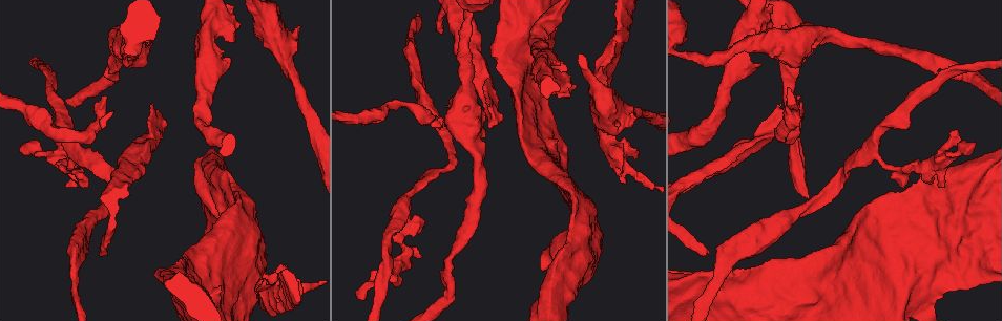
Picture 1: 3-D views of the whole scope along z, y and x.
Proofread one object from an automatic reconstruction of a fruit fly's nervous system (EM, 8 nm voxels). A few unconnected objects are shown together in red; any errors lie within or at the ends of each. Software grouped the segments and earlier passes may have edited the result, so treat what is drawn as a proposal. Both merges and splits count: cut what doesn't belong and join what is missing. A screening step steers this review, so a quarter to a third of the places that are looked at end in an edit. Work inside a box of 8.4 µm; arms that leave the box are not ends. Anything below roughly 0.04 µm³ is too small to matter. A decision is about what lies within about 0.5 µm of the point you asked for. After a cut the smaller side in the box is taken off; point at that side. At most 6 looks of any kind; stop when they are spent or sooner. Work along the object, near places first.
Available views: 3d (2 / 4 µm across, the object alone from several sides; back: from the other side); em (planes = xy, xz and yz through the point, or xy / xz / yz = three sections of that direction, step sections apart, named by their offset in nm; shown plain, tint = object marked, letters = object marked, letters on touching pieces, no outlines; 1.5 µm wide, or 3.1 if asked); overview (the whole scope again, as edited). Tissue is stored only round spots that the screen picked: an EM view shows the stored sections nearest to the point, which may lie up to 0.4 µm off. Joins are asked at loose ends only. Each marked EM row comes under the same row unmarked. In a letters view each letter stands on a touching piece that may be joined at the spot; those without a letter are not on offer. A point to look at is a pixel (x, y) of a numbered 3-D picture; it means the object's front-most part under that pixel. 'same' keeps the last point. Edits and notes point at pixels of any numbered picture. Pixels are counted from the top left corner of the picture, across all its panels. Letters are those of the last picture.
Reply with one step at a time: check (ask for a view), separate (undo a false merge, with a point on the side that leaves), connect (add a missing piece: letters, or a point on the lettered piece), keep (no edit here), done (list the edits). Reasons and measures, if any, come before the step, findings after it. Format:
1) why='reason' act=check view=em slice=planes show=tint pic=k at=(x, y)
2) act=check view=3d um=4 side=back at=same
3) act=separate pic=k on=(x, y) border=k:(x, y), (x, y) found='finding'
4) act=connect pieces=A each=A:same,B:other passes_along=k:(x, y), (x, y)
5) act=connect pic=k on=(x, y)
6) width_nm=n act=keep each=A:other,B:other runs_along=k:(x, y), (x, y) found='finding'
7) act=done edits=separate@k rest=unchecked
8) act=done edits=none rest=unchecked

why='calibre changes' act=check view=3d um=4 pic=1 at=(469, 132)

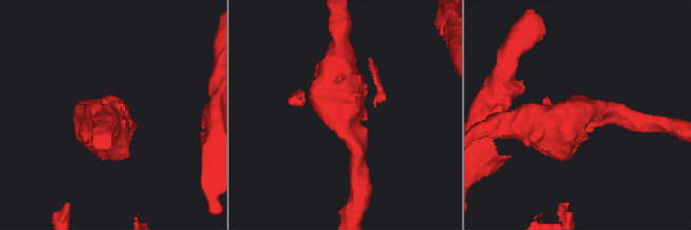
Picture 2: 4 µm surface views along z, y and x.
act=check view=em slice=planes show=letters pic=2 at=(584, 107)

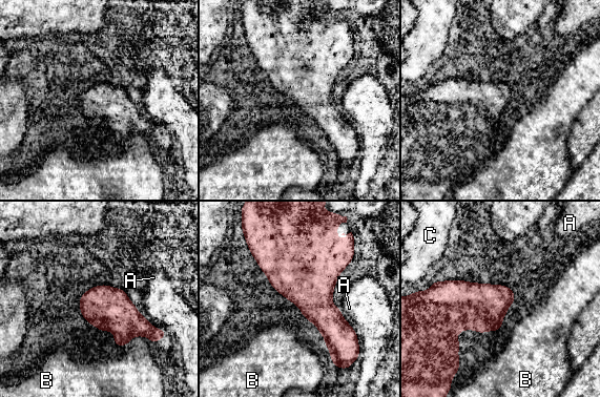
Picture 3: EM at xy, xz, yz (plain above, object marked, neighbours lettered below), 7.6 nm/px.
act=keep each=A:other,B:other,C:other border=3:(498, 330), (461, 330), (455, 373) found='all the same neuron'

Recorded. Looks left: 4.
why='an open end' act=check view=3d um=2 side=back pic=1 at=(440, 121)

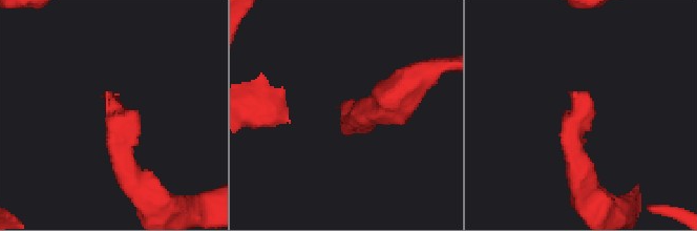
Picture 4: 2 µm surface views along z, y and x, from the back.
why='need the tissue' act=check view=em slice=planes show=letters pic=4 at=(105, 97)

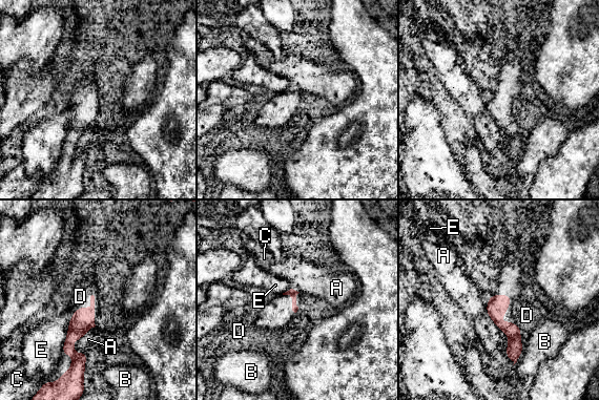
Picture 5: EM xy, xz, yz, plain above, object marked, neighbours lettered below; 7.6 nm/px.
act=connect pieces=D each=A:other,B:other,C:other,D:same,E:other passes_along=5:(497, 306), (507, 312), (527, 315) found='it goes on there'

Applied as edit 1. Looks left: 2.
act=done edits=connect@5 rest=unchecked

